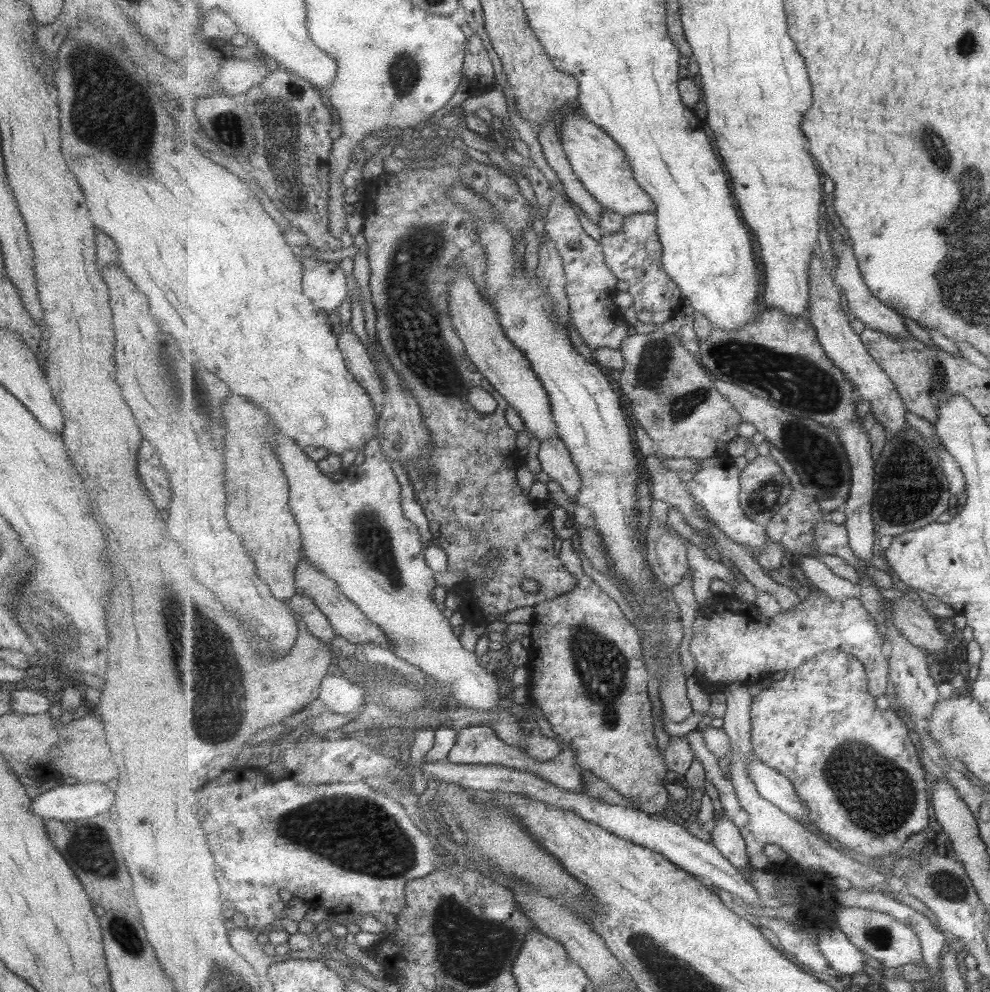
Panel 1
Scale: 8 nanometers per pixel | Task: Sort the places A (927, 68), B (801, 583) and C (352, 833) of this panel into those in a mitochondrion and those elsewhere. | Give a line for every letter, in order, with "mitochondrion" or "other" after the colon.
A: other
B: other
C: mitochondrion

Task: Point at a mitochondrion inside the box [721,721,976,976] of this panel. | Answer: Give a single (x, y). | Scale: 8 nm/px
(867, 786)

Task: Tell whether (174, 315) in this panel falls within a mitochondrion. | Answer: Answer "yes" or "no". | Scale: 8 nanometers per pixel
no

